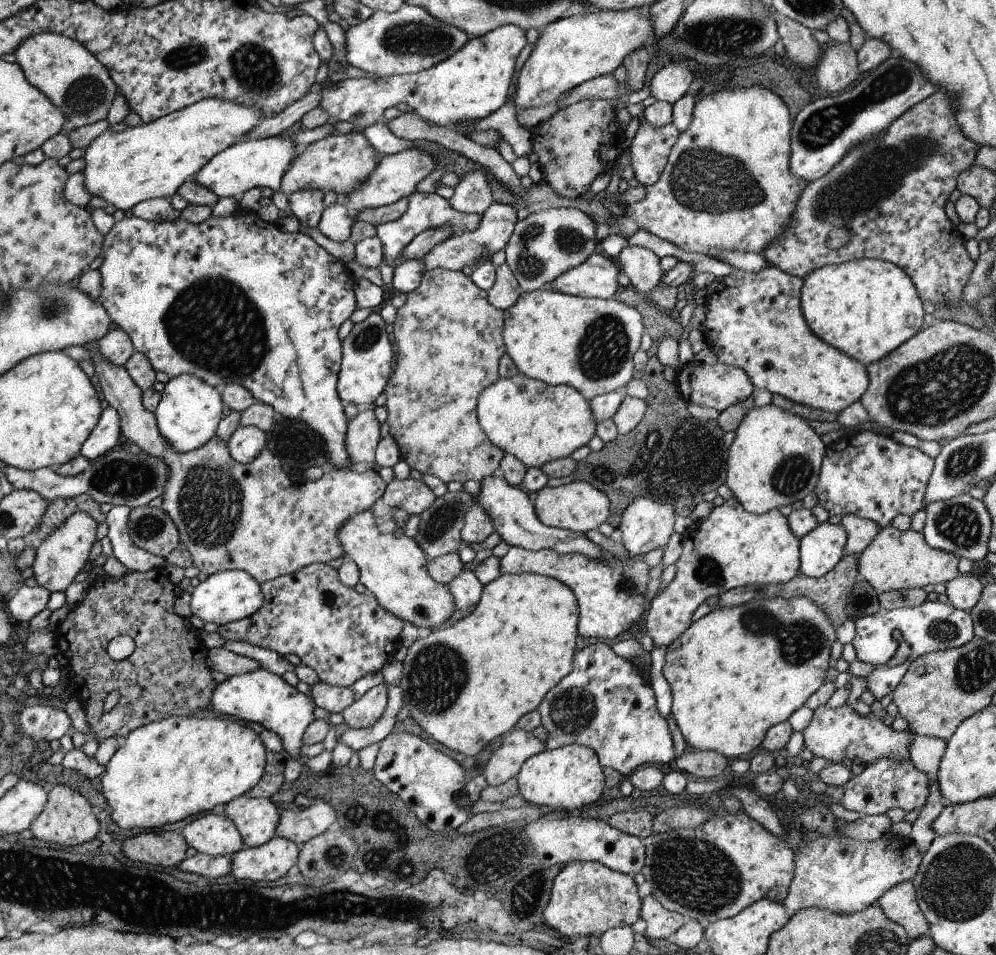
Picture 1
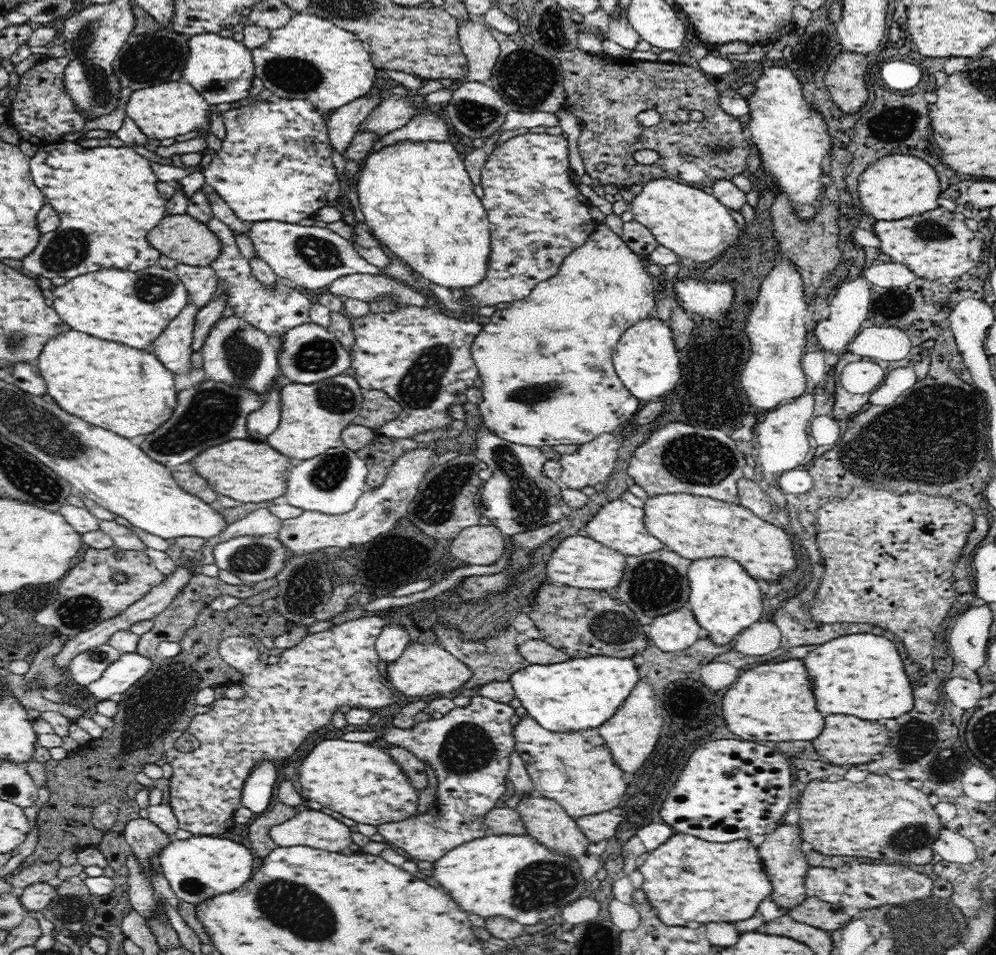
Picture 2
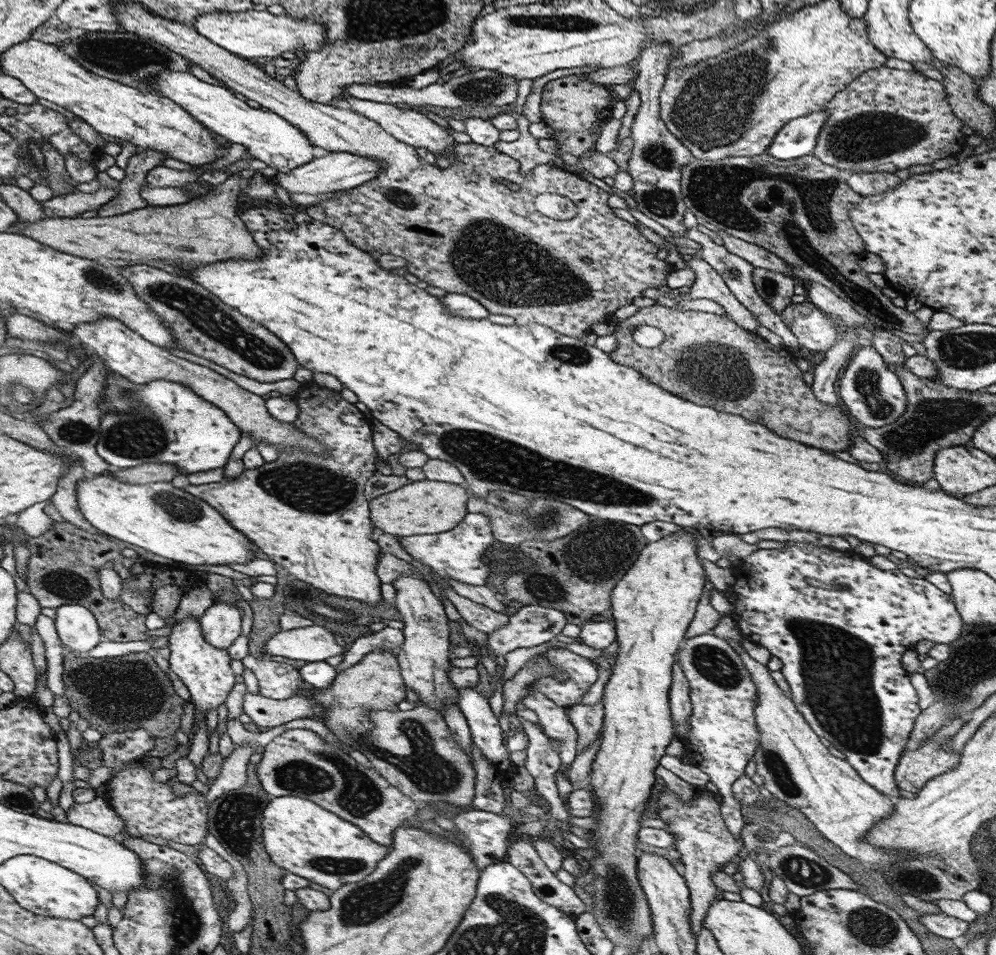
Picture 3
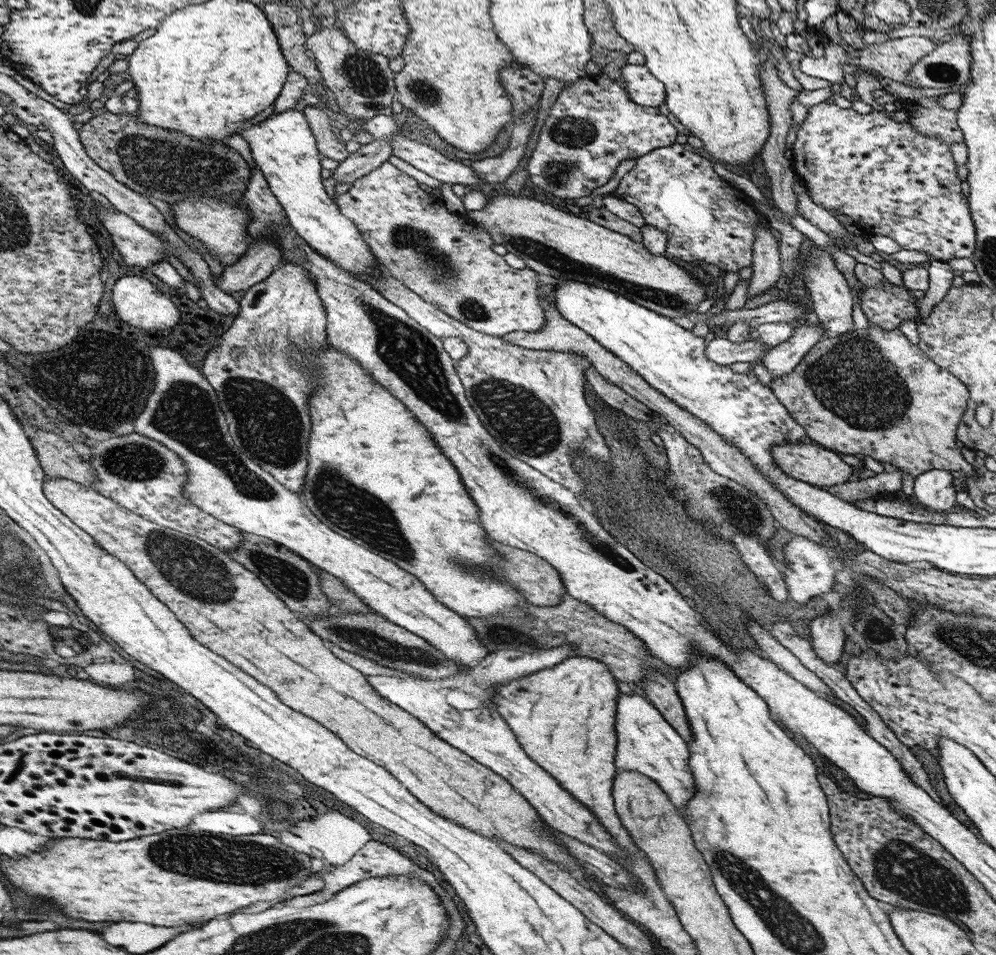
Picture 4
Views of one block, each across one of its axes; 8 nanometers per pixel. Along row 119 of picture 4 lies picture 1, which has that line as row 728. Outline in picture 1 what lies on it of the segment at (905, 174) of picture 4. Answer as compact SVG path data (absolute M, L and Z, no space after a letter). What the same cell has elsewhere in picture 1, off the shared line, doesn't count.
M846 703L837 708L831 708L828 705L819 706L813 711L810 724L802 730L801 734L805 748L818 758L827 759L831 764L848 763L849 765L861 760L866 766L882 758L910 762L909 747L916 736L909 729L902 732L896 731L892 725L886 725L872 713L862 716Z

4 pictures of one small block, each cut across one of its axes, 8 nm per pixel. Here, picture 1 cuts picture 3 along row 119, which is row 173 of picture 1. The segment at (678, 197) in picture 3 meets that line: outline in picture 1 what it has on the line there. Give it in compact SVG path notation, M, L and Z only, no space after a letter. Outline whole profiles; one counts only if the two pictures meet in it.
M643 120L637 122L627 140L631 150L631 165L640 185L652 186L660 180L670 151L680 135L674 122L662 128L654 128Z

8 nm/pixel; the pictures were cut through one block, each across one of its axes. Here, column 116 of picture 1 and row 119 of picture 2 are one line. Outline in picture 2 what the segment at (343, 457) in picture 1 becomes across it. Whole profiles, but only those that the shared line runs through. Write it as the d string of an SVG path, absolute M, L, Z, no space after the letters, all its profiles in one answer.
M272 95L269 99L252 101L251 104L242 105L238 108L231 108L221 113L222 122L226 127L226 136L221 140L221 148L215 153L209 165L203 170L205 186L210 191L220 195L240 220L259 223L260 221L277 220L282 223L298 224L304 218L311 218L324 206L334 205L338 198L340 189L340 178L332 163L332 146L329 142L329 132L324 115L316 111L314 103L310 99L285 99Z

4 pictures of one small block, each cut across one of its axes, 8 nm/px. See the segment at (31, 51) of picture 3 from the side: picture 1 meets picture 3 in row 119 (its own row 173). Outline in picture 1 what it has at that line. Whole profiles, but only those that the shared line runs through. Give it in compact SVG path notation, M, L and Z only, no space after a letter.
M222 98L203 99L200 103L172 112L154 120L150 124L142 123L136 128L127 128L122 132L114 132L110 127L102 132L96 140L86 146L84 150L84 186L92 194L99 196L108 204L114 204L118 210L126 214L130 213L138 203L148 199L169 198L179 192L179 188L189 180L193 180L196 172L204 168L216 154L224 152L226 148L232 148L240 140L246 139L248 132L256 128L264 118L258 108L248 108L242 104L236 104L232 100Z

